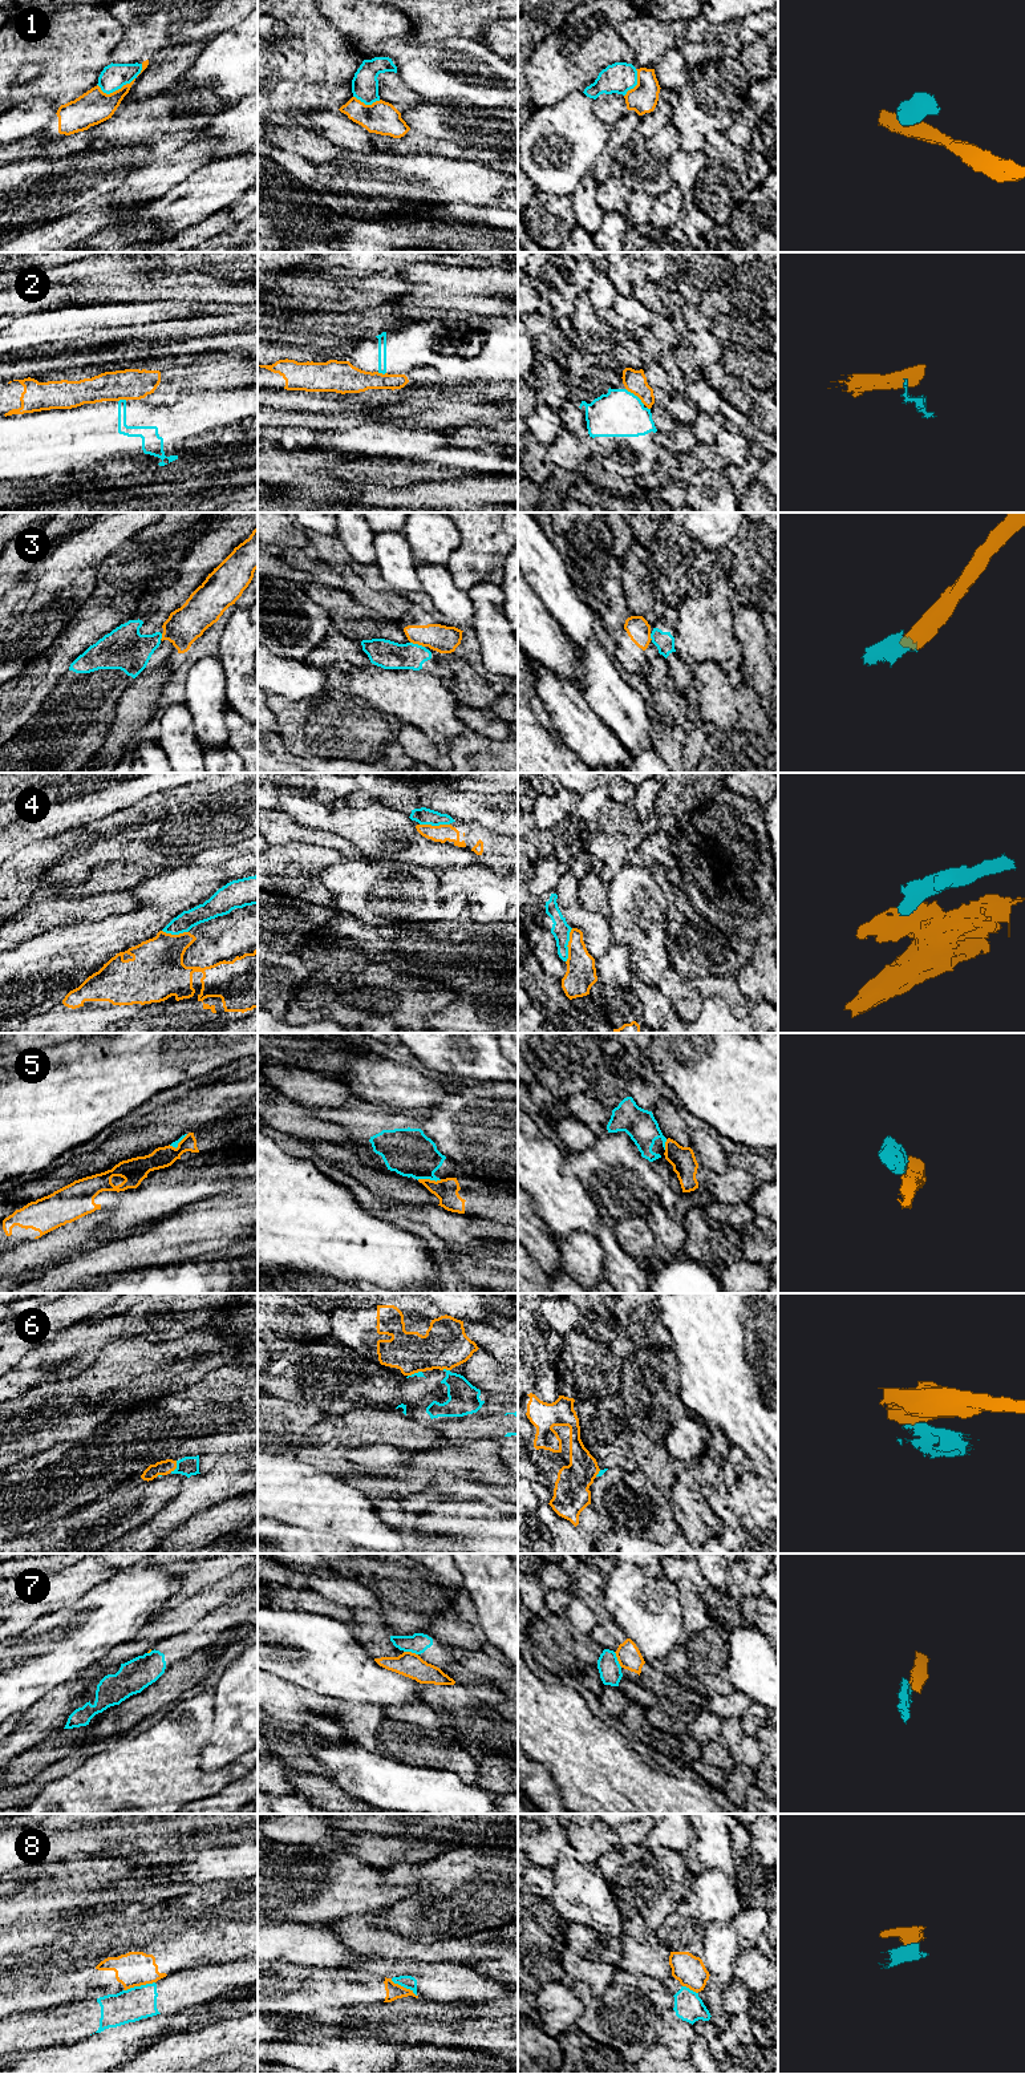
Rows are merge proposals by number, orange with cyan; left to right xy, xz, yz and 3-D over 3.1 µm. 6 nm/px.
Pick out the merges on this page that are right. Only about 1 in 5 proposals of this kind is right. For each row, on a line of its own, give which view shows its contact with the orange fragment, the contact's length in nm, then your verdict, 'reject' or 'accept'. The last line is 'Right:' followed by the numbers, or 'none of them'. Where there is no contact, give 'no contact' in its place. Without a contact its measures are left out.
1: contact in xy; length 300 nm; reject
2: contact in yz; length 160 nm; reject
3: contact in xz; length 90 nm; reject
4: contact in yz; length 220 nm; reject
5: contact in xz; length 150 nm; reject
6: contact in xy; length 80 nm; reject
7: contact in yz; length 110 nm; reject
8: contact in xy; length 200 nm; reject
Right: none of them

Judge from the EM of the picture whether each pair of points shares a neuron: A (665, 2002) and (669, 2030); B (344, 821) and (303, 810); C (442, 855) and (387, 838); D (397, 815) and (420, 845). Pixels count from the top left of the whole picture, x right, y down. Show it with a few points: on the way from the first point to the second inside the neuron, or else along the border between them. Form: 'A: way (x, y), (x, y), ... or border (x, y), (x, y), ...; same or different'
A: border (672, 2008), (660, 2012); different
B: way (333, 817), (314, 814); same
C: way (429, 854), (400, 841); same
D: way (397, 823), (412, 839); same

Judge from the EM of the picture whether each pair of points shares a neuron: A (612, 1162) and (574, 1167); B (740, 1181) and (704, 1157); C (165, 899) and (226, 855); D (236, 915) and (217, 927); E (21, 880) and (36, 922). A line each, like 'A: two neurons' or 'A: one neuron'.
A: one neuron
B: two neurons
C: two neurons
D: one neuron
E: two neurons

